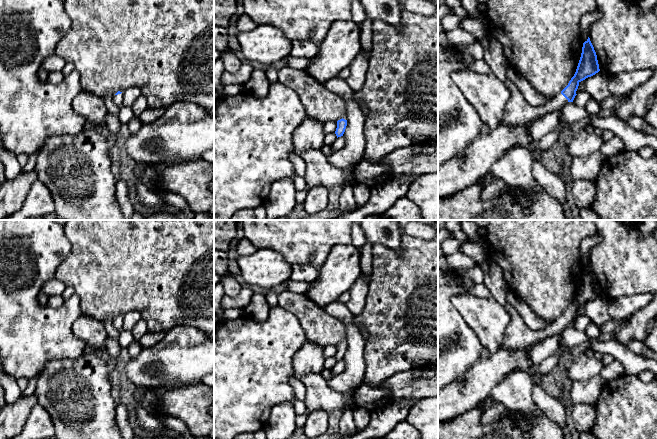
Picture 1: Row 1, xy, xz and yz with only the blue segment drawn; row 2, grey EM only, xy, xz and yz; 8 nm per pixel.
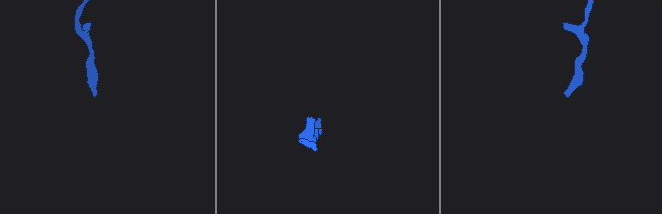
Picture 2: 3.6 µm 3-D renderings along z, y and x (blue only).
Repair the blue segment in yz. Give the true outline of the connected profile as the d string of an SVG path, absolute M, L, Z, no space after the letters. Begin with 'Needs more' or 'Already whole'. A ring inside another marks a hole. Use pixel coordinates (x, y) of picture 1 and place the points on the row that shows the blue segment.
Needs more. M488 32L480 39L484 50L484 61L510 90L511 96L506 105L502 120L507 126L523 126L535 118L560 109L564 104L573 102L579 83L600 71L597 55L590 38L583 43L581 57L574 76L559 95L541 106L530 105L520 93L516 85L506 76L507 62L503 55L501 43L491 38Z

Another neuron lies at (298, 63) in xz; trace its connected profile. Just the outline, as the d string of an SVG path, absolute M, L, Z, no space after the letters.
M288 56L285 58L287 67L306 70L307 67L313 62L314 58L294 58Z

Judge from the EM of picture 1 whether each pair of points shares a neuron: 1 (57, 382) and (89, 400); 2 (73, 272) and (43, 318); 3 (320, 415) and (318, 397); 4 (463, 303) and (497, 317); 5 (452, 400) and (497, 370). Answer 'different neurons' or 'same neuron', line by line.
1: same neuron
2: different neurons
3: different neurons
4: same neuron
5: same neuron

